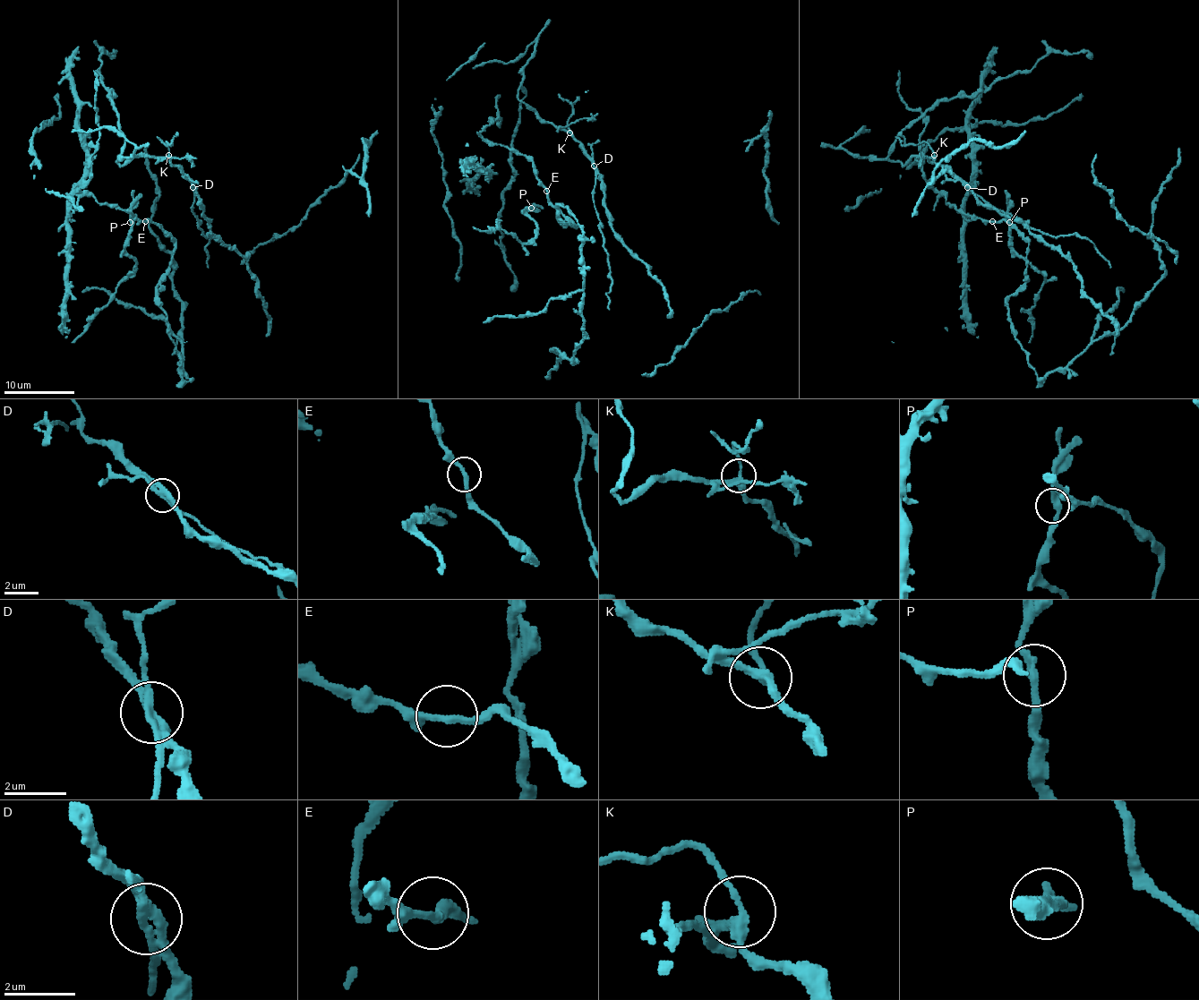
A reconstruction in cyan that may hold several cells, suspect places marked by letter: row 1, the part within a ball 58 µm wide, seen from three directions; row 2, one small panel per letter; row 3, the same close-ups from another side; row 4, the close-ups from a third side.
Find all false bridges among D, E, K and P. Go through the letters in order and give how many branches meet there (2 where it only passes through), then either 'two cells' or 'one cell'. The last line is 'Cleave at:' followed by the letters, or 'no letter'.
D: 2 branches meet; two cells
E: 2 branches meet; one cell
K: 3 branches meet; two cells
P: 2 branches meet; one cell
Cleave at: D, K

